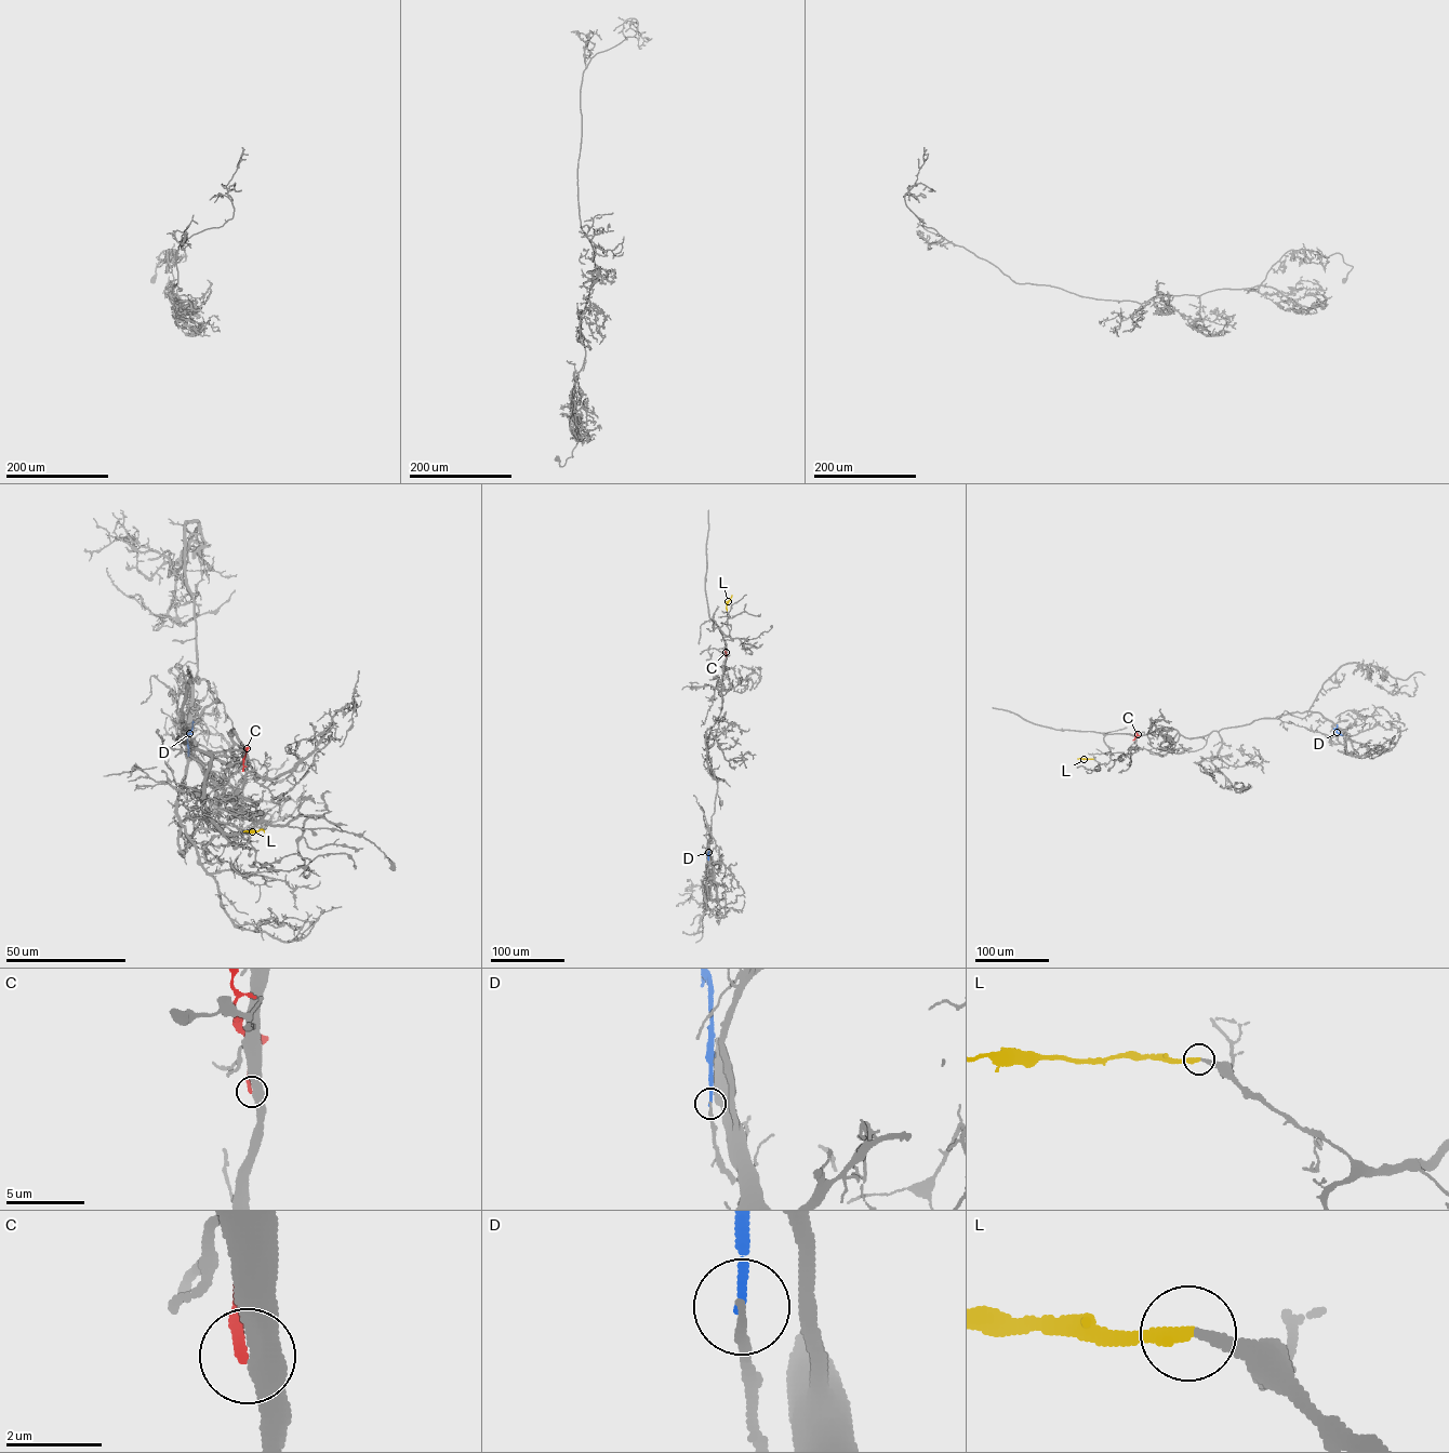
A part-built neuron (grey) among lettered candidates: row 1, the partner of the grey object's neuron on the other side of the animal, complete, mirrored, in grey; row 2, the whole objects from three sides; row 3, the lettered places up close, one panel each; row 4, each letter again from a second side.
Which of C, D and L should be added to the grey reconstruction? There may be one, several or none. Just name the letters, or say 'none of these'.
L

